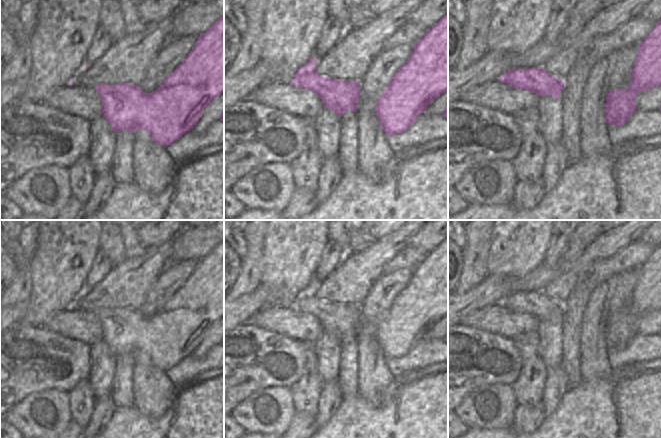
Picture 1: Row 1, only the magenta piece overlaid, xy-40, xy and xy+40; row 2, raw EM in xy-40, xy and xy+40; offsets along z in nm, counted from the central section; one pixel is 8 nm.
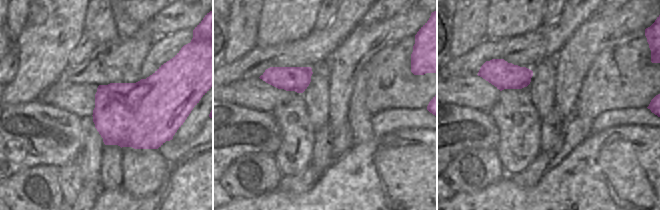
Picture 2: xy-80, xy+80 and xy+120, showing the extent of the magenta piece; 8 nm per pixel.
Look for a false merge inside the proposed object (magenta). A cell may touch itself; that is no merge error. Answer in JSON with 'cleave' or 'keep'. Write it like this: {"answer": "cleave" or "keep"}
{"answer": "cleave"}

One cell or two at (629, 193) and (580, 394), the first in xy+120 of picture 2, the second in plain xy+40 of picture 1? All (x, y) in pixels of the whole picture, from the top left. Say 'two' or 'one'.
one

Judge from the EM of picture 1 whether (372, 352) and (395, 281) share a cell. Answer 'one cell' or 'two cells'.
one cell

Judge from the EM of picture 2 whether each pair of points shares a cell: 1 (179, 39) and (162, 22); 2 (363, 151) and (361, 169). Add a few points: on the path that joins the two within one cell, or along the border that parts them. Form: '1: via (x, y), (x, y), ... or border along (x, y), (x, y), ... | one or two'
1: border along (192, 30), (178, 30), (157, 37) | two
2: via (363, 155), (363, 165) | one

